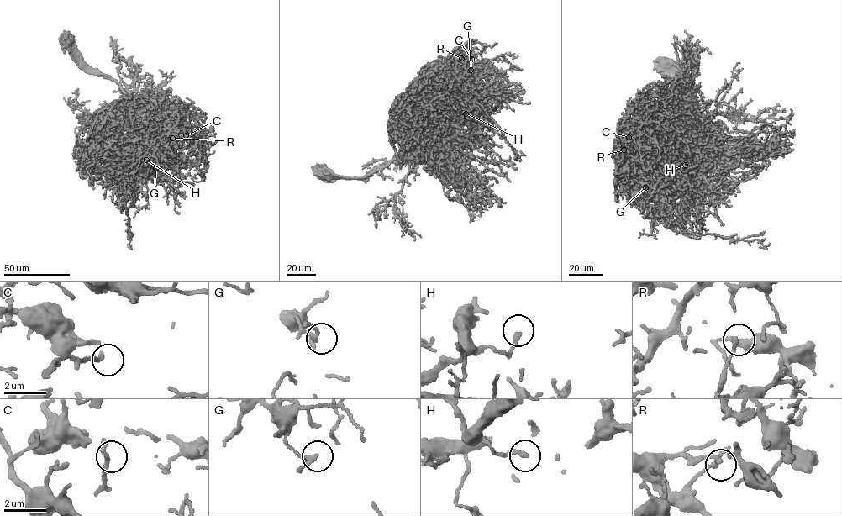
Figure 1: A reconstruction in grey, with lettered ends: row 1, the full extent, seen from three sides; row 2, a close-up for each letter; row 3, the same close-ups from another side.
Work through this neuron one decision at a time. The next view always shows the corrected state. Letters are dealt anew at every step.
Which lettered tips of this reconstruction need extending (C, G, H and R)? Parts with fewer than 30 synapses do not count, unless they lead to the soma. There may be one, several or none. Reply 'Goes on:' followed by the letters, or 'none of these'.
Goes on: none of these

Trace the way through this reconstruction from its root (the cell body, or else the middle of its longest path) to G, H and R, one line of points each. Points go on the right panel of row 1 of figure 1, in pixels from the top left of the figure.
G: (665, 65), (670, 63), (691, 77), (670, 117), (651, 130), (639, 147), (645, 187)
H: (665, 65), (670, 63), (691, 77), (682, 99), (657, 132), (658, 157), (666, 168), (684, 169), (685, 165)
R: (665, 65), (670, 63), (691, 76), (682, 99), (670, 117), (644, 142), (623, 150)

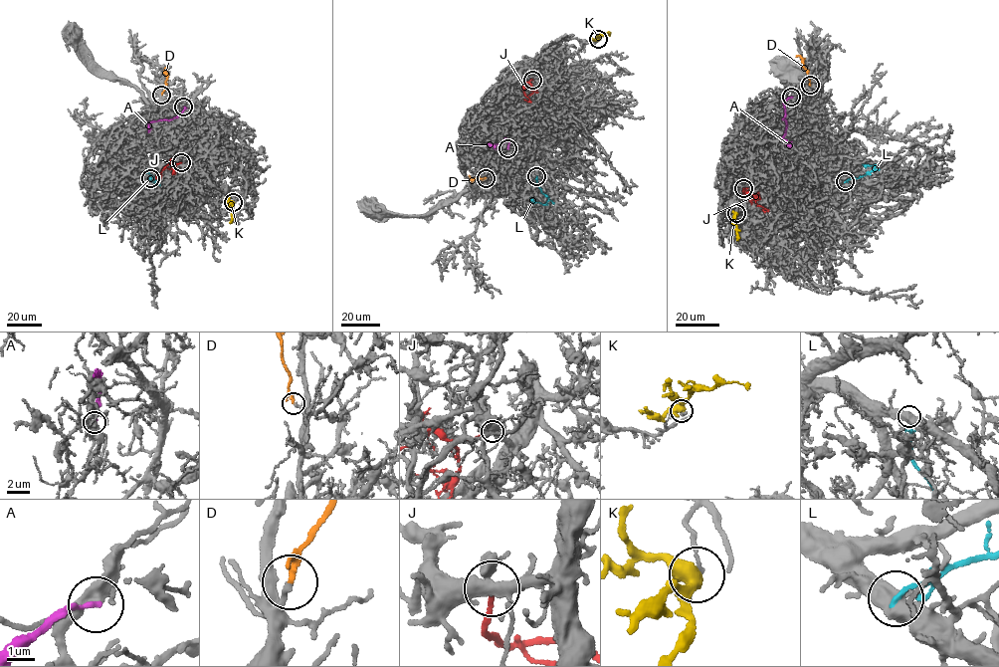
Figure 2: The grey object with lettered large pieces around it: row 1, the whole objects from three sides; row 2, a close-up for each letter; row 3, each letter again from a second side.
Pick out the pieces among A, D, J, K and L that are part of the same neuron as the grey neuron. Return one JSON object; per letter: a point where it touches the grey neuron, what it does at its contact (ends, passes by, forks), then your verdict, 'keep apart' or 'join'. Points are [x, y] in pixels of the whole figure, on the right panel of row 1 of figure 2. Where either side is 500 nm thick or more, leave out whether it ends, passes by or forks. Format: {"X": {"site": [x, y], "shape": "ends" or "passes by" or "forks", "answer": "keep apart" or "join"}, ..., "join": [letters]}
{"A": {"site": [791, 97], "shape": "ends", "answer": "keep apart"}, "D": {"site": [810, 85], "shape": "passes by", "answer": "join"}, "J": {"site": [743, 188], "shape": "ends", "answer": "keep apart"}, "K": {"site": [736, 213], "shape": "passes by", "answer": "keep apart"}, "L": {"site": [845, 181], "shape": "ends", "answer": "keep apart"}, "join": ["D"]}

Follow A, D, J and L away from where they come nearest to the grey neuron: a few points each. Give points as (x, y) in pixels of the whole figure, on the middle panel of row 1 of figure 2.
A: (507, 148), (506, 138), (499, 144), (490, 143), (496, 148)
D: (486, 178), (473, 179), (469, 175)
J: (532, 80), (523, 88), (530, 102), (523, 99)
L: (536, 176), (537, 184), (548, 200), (543, 204), (529, 198)

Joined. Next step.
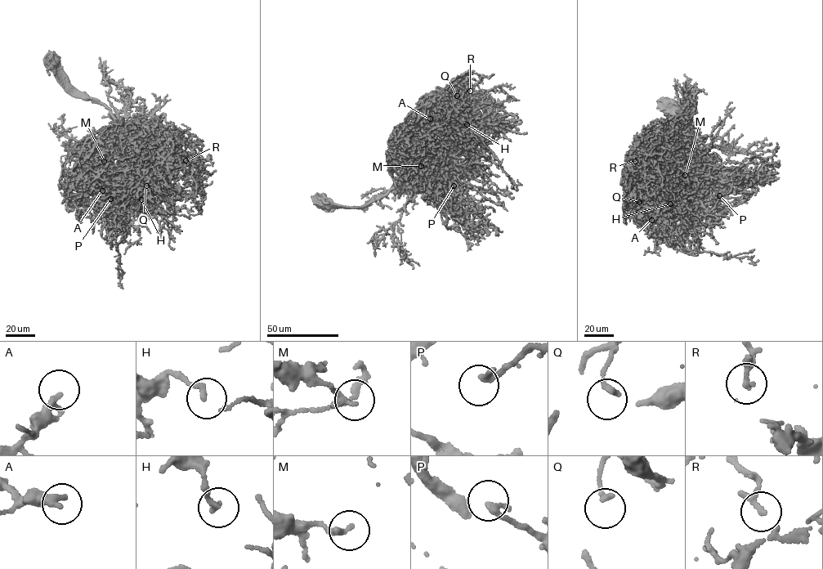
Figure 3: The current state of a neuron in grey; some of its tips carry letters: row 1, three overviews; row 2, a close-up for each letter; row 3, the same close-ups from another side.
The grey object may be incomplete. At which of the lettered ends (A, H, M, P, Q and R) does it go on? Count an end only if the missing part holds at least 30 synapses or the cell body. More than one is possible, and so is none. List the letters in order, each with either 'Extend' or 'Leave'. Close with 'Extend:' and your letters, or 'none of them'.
A: Leave
H: Leave
M: Leave
P: Extend
Q: Leave
R: Leave
Extend: P

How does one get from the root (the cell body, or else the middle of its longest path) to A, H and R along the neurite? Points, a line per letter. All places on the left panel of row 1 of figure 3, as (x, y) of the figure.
A: (54, 60), (72, 87), (104, 105), (131, 136), (133, 156), (126, 165), (123, 181), (100, 190), (102, 190)
H: (54, 60), (72, 87), (104, 105), (131, 136), (133, 156), (126, 183), (141, 199)
R: (54, 60), (72, 87), (109, 109), (141, 152), (149, 157), (183, 154), (185, 160)

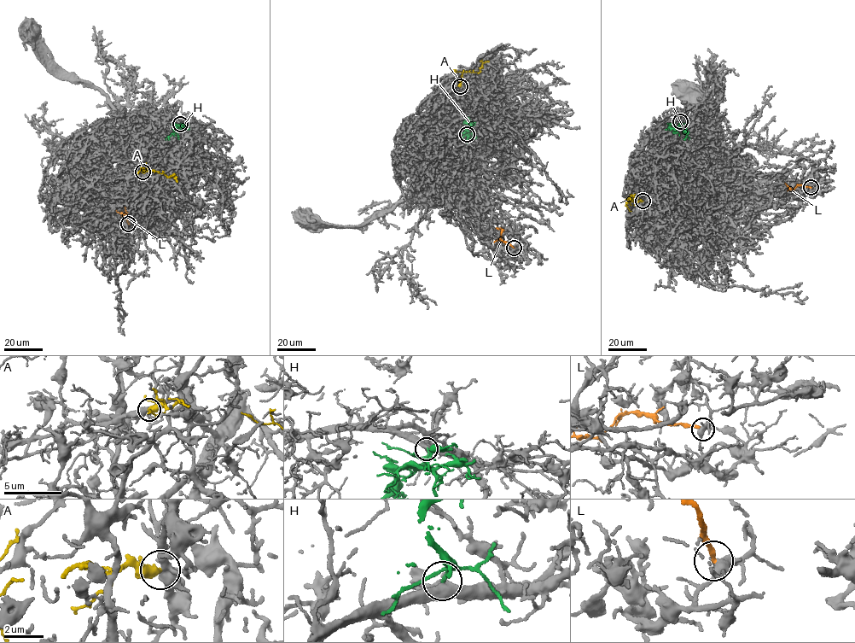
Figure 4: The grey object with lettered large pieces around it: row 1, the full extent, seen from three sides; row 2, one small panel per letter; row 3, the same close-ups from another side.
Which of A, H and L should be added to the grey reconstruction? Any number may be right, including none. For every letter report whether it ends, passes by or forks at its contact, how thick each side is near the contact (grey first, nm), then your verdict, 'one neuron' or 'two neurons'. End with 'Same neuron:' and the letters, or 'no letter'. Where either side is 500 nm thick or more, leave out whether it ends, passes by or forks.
A: it ends; calibres 380 and 440 nm; two neurons
H: it ends; calibres 380 and 200 nm; one neuron
L: it ends; calibres 360 and 240 nm; two neurons
Same neuron: H

